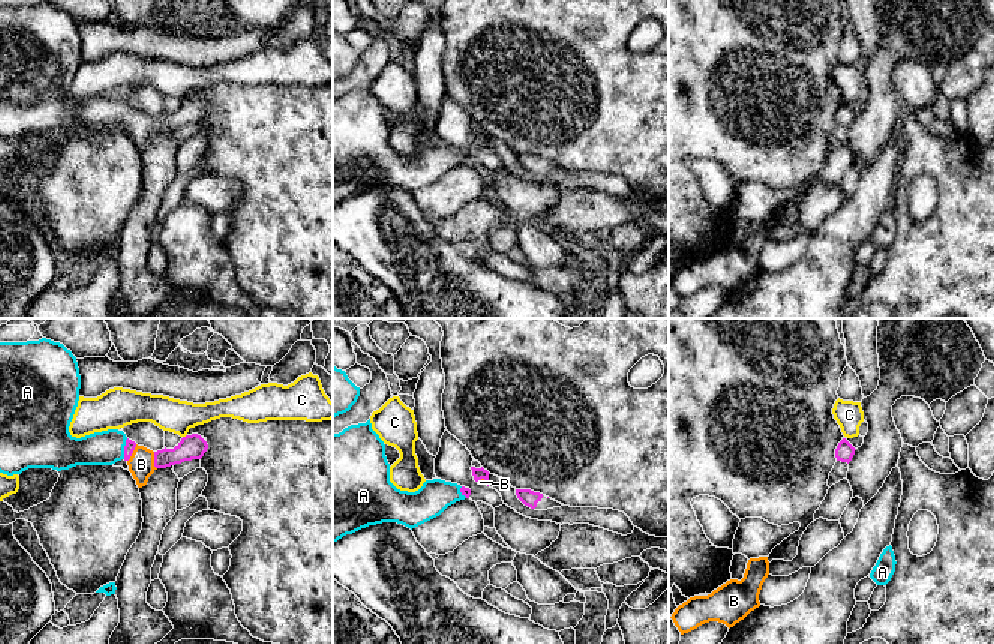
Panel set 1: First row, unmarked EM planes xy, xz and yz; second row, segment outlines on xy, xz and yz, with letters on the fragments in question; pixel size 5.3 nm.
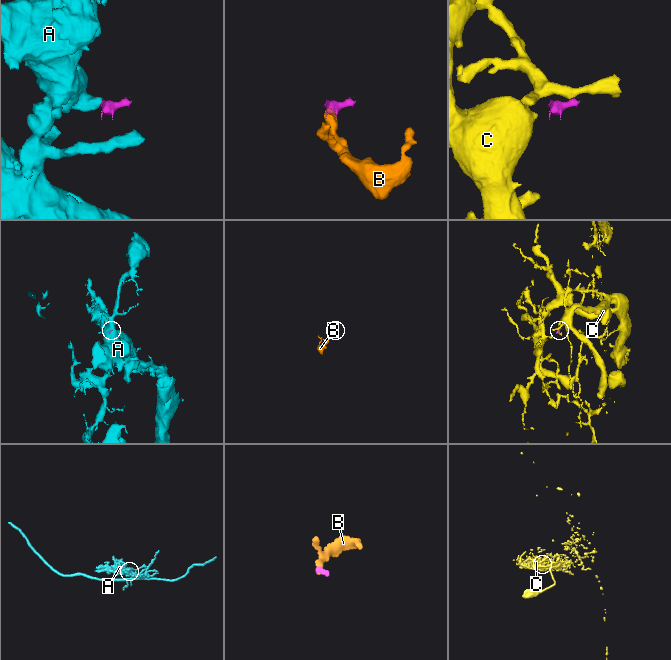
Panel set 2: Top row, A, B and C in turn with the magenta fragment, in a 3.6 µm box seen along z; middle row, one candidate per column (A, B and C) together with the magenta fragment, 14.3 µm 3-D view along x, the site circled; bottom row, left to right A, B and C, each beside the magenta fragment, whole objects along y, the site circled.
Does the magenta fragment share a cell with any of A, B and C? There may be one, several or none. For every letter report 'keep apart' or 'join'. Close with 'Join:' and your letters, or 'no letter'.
A: join
B: join
C: keep apart
Join: A, B

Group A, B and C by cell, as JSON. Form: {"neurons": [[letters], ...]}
{"neurons": [["A", "B"], ["C"]]}

